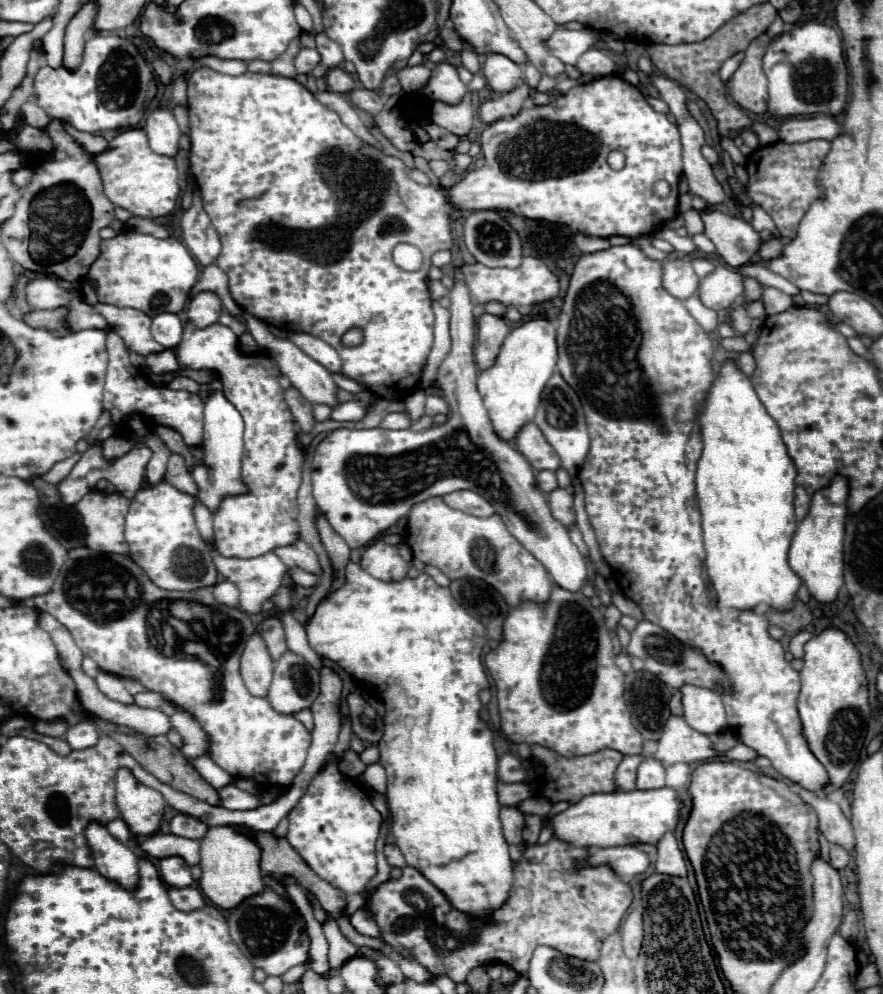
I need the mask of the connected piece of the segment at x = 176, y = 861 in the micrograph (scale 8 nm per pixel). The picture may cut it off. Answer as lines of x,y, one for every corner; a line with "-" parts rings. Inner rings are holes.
167,856
159,862
159,874
161,878
175,888
183,888
187,884
193,884
193,876
189,872
189,866
179,856

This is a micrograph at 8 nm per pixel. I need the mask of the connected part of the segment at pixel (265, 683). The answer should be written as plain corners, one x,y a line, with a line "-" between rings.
255,632
247,640
245,652
241,656
241,676
253,696
267,696
267,690
275,676
275,662
277,660
269,656
263,638
259,636
259,632

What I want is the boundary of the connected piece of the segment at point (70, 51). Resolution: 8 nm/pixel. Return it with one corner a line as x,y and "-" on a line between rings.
85,2
67,26
65,60
63,60
63,64
67,64
67,68
75,68
75,64
79,64
79,56
83,54
83,44
93,34
95,12
97,12
95,2

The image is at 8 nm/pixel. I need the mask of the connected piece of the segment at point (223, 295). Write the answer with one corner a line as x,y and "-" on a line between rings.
211,264
211,266
207,266
207,268
203,270
199,282
195,284
195,288
191,288
191,296
195,296
197,292
203,292
203,290
217,294
229,314
233,314
233,316
237,316
237,318
243,316
243,310
235,304
235,300
233,300
231,294
229,294
229,280
227,280
227,274
225,274
219,266

